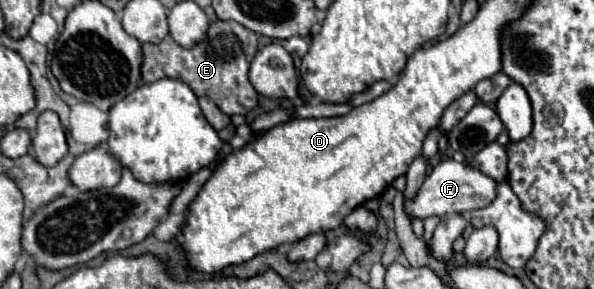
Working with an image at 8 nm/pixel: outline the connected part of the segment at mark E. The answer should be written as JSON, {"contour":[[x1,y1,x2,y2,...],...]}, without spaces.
{"contour":[[217,20,209,26,207,38,193,46,191,50,181,48,171,36,167,36,159,44,143,44,143,66,141,74,145,82,155,82,161,78,175,78,185,82,197,96,209,96,223,114,247,114,257,108,259,94,251,86,247,78,249,64,259,50,257,36,245,26,233,20]]}

